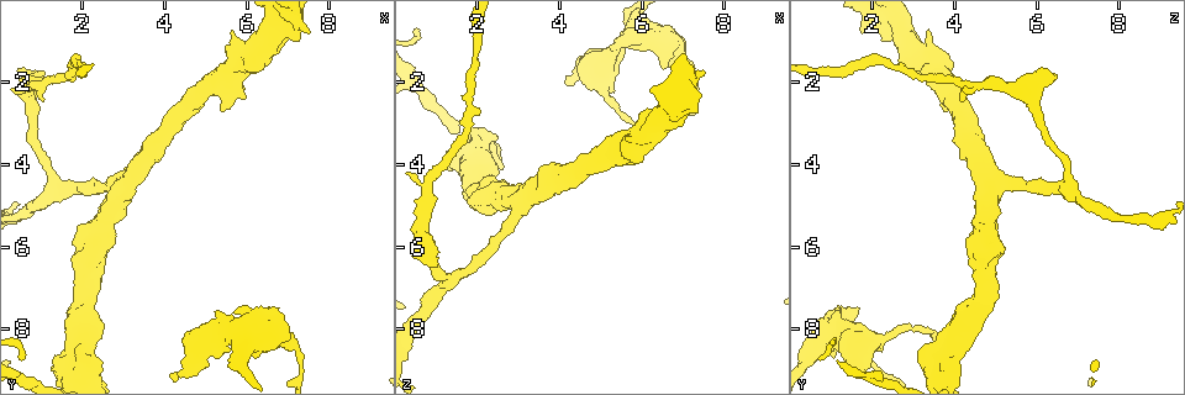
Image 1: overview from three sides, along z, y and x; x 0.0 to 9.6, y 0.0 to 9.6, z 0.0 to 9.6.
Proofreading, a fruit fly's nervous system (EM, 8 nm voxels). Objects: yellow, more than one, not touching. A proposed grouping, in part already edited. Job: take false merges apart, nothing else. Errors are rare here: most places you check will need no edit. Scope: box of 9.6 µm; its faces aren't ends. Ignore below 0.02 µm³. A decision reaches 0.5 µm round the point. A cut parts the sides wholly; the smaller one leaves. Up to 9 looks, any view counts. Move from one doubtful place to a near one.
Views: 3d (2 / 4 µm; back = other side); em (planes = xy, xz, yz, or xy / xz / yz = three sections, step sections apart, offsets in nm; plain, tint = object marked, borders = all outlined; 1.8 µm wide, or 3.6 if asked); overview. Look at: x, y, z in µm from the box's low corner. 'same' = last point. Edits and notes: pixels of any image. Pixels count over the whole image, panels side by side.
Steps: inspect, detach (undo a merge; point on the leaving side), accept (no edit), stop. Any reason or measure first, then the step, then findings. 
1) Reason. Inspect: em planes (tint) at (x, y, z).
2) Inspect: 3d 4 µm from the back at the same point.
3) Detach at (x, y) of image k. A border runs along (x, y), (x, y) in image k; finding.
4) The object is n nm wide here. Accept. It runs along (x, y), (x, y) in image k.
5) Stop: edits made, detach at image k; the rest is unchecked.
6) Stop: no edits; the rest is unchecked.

Calibre changes. Inspect: 3d 4 µm at (7.05, 0.65, 2.45).

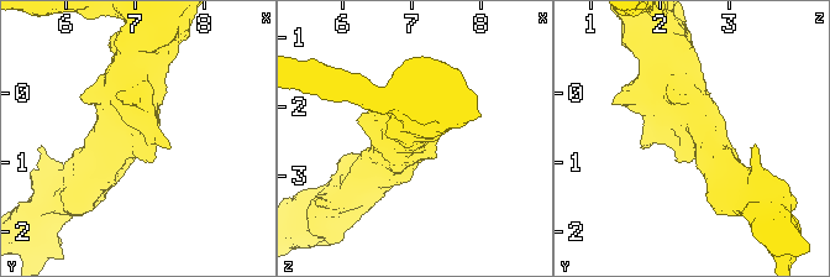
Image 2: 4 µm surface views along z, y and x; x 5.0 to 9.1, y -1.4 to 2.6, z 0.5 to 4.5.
The arms are 500, 750 nm wide; need the tissue. Inspect: em 3.6 µm planes (tint) at (7.10, 0.70, 2.45).

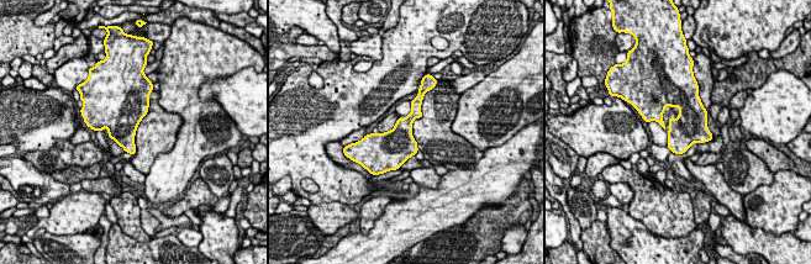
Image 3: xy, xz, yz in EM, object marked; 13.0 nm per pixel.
Accept. All the same neuron.

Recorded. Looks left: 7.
Thick turns thin. Inspect: em xz step 4 (tint) at (3.15, 4.20, 4.85).

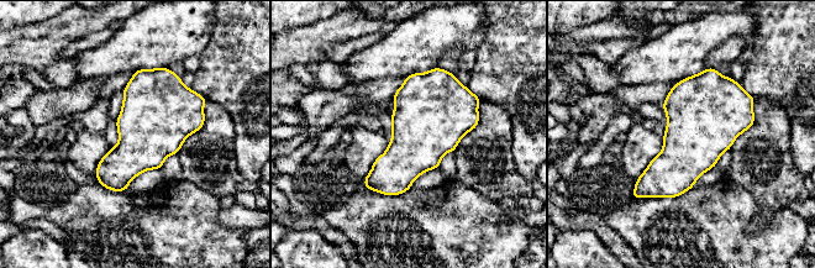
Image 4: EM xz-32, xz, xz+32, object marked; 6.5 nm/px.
Inspect: em planes (borders) at the same point.

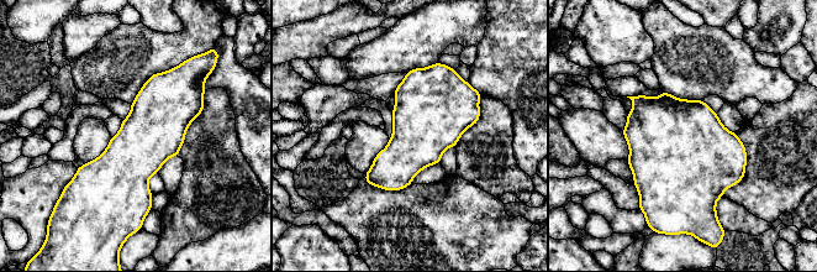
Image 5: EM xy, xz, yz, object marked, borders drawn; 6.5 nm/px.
Accept. All the same neuron.

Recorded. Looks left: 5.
Three arms meet. Inspect: 3d 4 µm at (1.50, 4.50, 6.65).

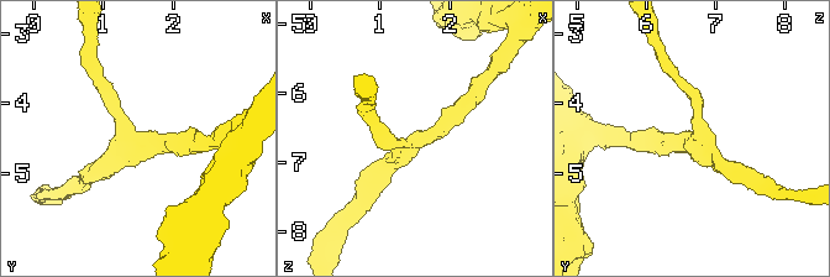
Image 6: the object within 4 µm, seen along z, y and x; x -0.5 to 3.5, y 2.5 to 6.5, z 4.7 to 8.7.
3 arms meet here; shape alone is not enough. Inspect: em planes (tint) at (1.55, 4.55, 6.65).

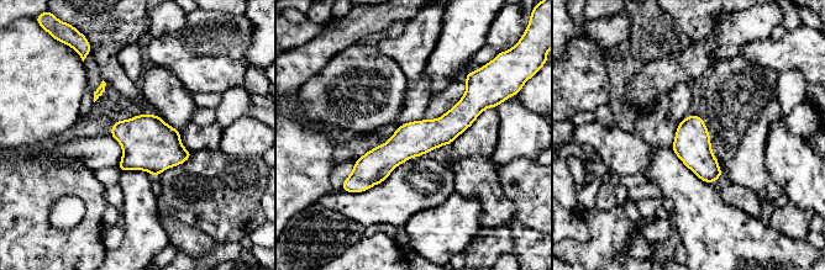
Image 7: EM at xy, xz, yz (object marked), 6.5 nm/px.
Accept. It runs along (477, 99), (443, 131), (353, 179) in image 7; one neuron here.

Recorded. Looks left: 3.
Closes a loop. Inspect: 3d 2 µm at (1.45, 9.15, 4.05).

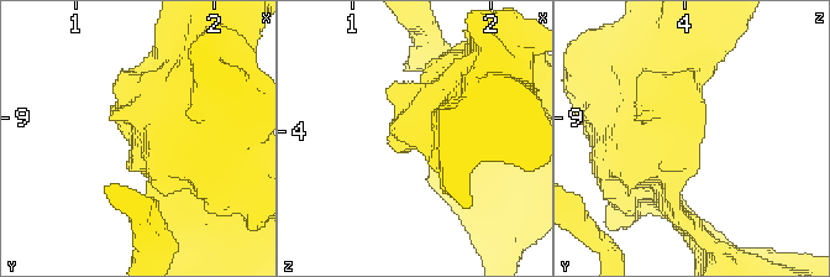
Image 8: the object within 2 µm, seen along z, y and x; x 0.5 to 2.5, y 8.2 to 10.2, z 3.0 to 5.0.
Shape alone is not enough. Inspect: em planes (tint) at (1.40, 9.14, 4.06).

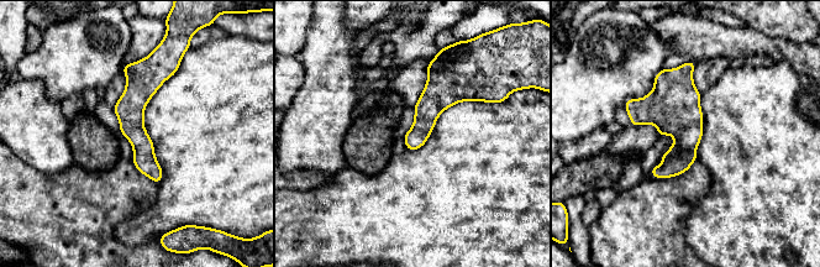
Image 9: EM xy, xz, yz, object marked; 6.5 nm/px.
The object is 140 nm wide here. Accept. Continuous, no second neuron.

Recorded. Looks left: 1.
Stop: no edits; the rest is unchecked.

